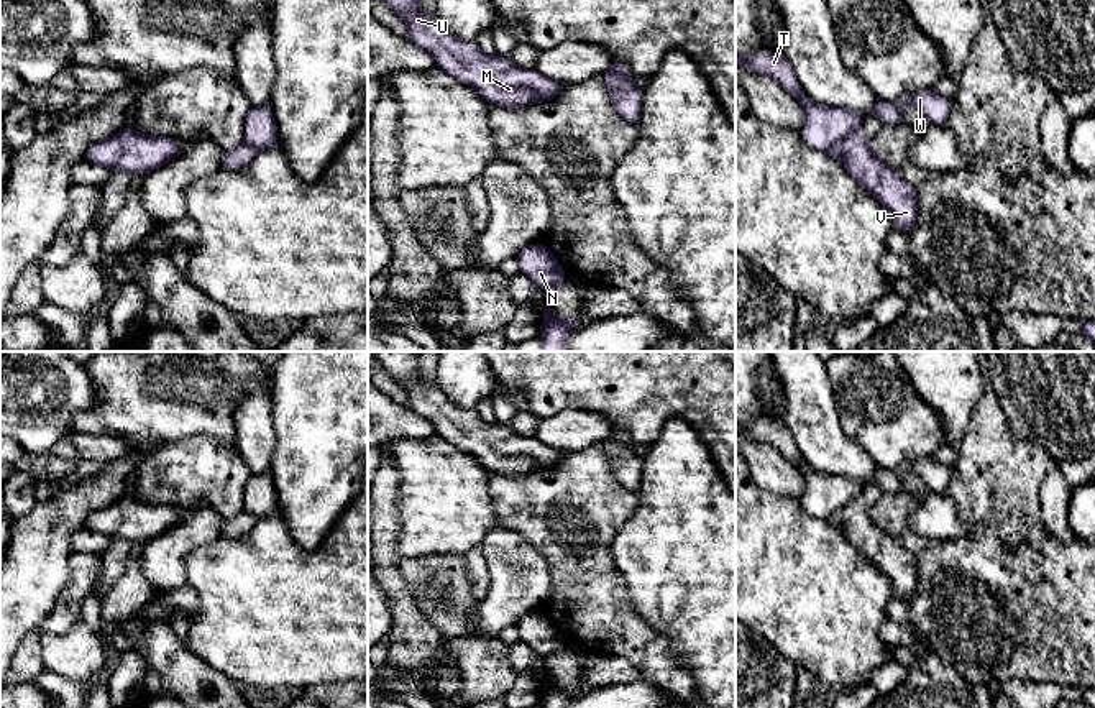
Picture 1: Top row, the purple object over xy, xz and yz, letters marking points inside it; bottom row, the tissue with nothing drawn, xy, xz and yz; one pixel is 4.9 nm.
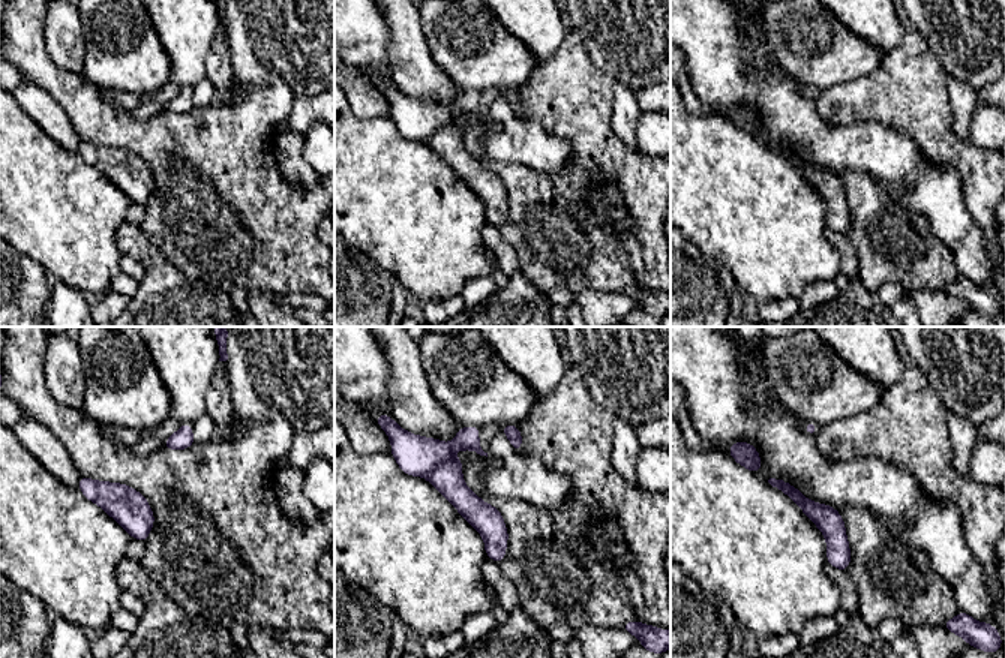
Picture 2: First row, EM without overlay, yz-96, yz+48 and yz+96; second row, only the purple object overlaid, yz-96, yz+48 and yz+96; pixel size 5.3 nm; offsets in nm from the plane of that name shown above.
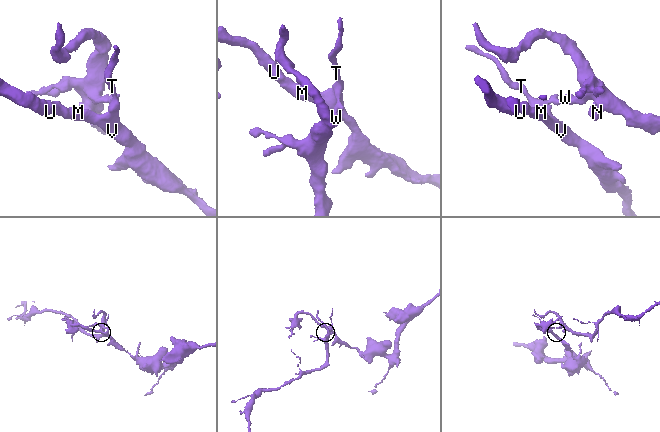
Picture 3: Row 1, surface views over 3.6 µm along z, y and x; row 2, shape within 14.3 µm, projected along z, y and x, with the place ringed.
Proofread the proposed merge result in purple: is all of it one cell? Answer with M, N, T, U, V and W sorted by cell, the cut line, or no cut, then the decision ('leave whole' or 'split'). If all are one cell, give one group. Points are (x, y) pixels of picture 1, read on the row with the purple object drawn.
M U V / N T W; cut in yz along (856, 130), (826, 150); split

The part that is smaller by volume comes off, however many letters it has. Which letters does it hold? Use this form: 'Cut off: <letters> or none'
Cut off: N, T, W

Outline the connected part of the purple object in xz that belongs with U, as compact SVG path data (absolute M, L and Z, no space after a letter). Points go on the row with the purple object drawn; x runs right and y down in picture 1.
M384 0L387 7L399 15L409 26L409 41L435 56L437 67L445 69L460 82L474 89L493 107L524 107L558 97L563 92L561 84L542 76L535 69L520 69L511 59L486 56L478 44L463 43L455 38L440 18L430 18L420 5L420 0Z

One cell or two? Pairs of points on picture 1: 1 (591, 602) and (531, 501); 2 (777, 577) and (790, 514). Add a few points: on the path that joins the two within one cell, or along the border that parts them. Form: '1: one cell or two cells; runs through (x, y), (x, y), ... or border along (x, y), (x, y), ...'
1: one cell; runs through (567, 577), (550, 559), (537, 526)
2: one cell; runs through (777, 562), (778, 529)

